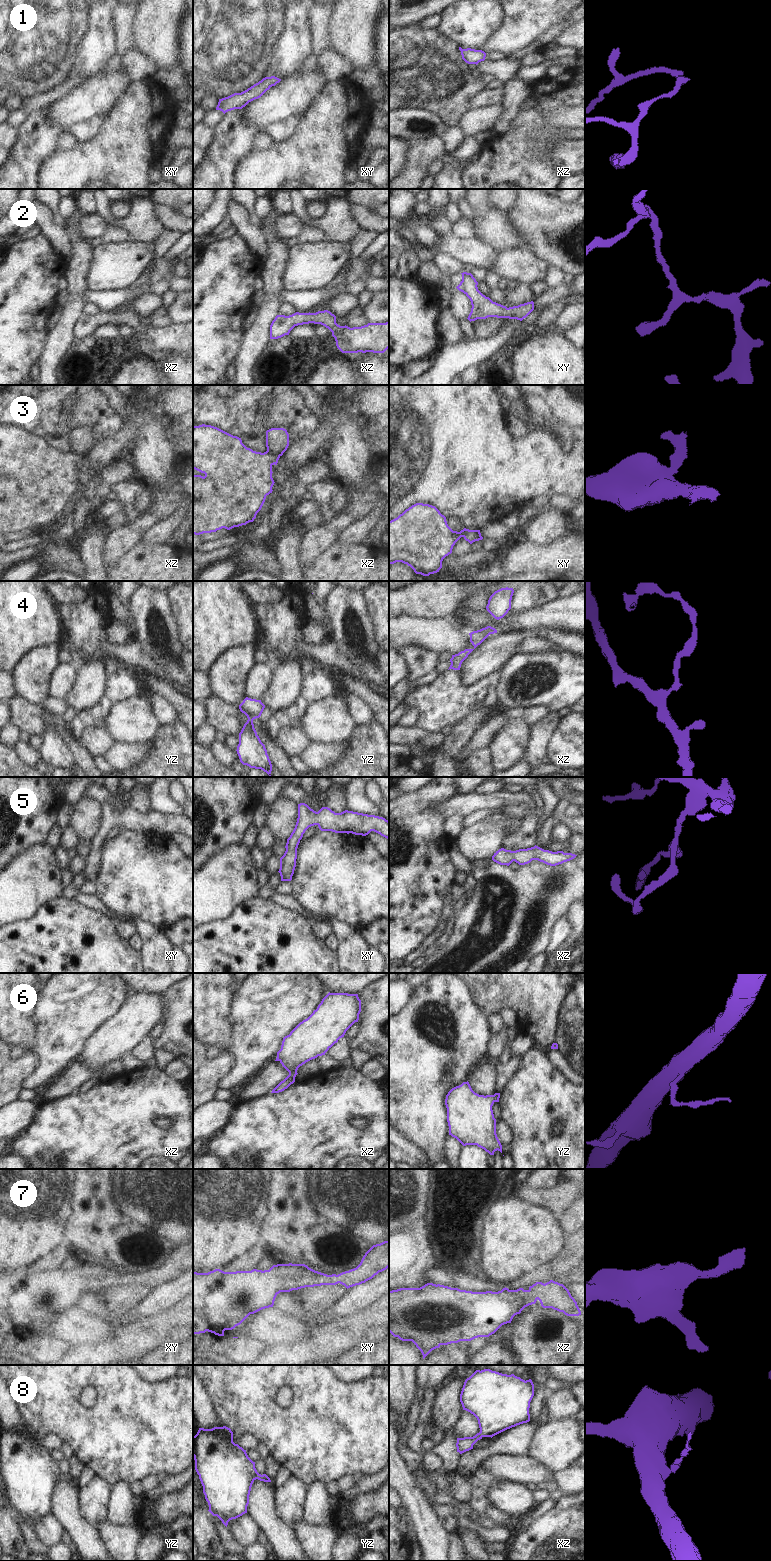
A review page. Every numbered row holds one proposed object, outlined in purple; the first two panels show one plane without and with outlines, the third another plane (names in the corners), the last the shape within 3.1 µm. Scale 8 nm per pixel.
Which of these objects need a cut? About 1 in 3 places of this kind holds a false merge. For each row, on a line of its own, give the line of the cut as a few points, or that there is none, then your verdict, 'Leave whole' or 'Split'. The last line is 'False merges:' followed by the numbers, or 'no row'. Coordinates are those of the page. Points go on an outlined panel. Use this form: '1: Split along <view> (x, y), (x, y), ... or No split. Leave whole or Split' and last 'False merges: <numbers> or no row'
1: No split. Leave whole
2: No split. Leave whole
3: Split along xz (267, 450), (279, 456). Split
4: No split. Leave whole
5: No split. Leave whole
6: No split. Leave whole
7: No split. Leave whole
8: No split. Leave whole
False merges: 3

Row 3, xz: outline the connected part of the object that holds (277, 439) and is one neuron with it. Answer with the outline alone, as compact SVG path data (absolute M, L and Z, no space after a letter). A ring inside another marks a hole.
M271 428L266 431L267 451L282 456L289 446L289 434L284 428Z

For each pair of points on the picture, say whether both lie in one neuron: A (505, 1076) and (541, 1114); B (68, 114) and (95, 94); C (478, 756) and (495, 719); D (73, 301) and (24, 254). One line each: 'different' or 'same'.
A: different
B: same
C: different
D: different

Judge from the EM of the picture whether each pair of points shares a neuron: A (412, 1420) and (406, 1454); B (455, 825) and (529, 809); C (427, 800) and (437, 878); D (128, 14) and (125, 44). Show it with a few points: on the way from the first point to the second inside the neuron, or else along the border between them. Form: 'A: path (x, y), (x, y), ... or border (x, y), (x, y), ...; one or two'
A: path (409, 1428), (402, 1438), (402, 1446); one
B: border (463, 816), (450, 816), (446, 819); two
C: path (425, 819), (425, 859); one
D: path (125, 21), (125, 37); one

